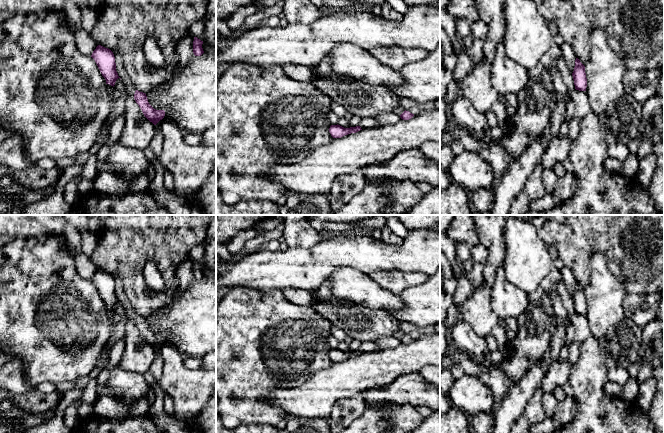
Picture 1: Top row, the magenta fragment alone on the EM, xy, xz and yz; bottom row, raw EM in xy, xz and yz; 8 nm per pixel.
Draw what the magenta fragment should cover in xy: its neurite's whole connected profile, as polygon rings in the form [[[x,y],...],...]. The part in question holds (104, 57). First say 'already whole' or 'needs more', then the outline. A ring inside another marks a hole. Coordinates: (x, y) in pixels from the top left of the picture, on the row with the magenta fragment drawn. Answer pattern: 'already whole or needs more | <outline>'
already whole | [[[98,45],[93,51],[91,57],[95,60],[102,76],[106,80],[106,84],[114,87],[116,80],[120,77],[116,71],[113,52],[108,48]]]

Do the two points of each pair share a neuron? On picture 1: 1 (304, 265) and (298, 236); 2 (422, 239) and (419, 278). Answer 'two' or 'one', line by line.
1: two
2: two

